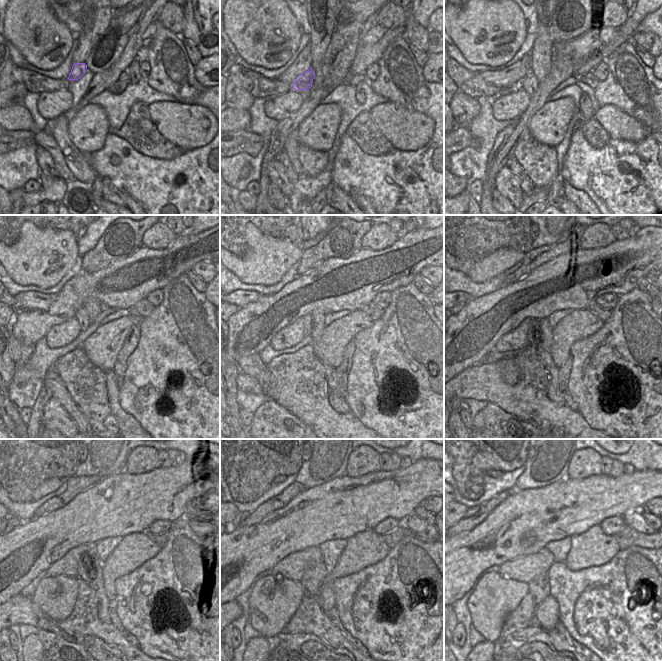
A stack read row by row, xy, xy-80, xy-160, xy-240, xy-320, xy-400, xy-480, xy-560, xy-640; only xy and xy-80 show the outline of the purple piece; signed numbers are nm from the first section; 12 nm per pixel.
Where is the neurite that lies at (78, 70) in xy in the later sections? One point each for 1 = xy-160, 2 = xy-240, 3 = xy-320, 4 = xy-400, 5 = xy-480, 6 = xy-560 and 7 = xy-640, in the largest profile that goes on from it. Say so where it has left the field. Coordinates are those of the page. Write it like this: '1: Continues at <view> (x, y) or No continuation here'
1: Continues at xy-160 (530, 83)
2: Continues at xy-240 (81, 315)
3: Continues at xy-320 (307, 318)
4: Continues at xy-400 (532, 333)
5: Continues at xy-480 (84, 568)
6: Continues at xy-560 (314, 575)
7: Continues at xy-640 (539, 588)

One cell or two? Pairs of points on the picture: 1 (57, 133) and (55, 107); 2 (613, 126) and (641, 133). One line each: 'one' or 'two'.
1: two
2: one

